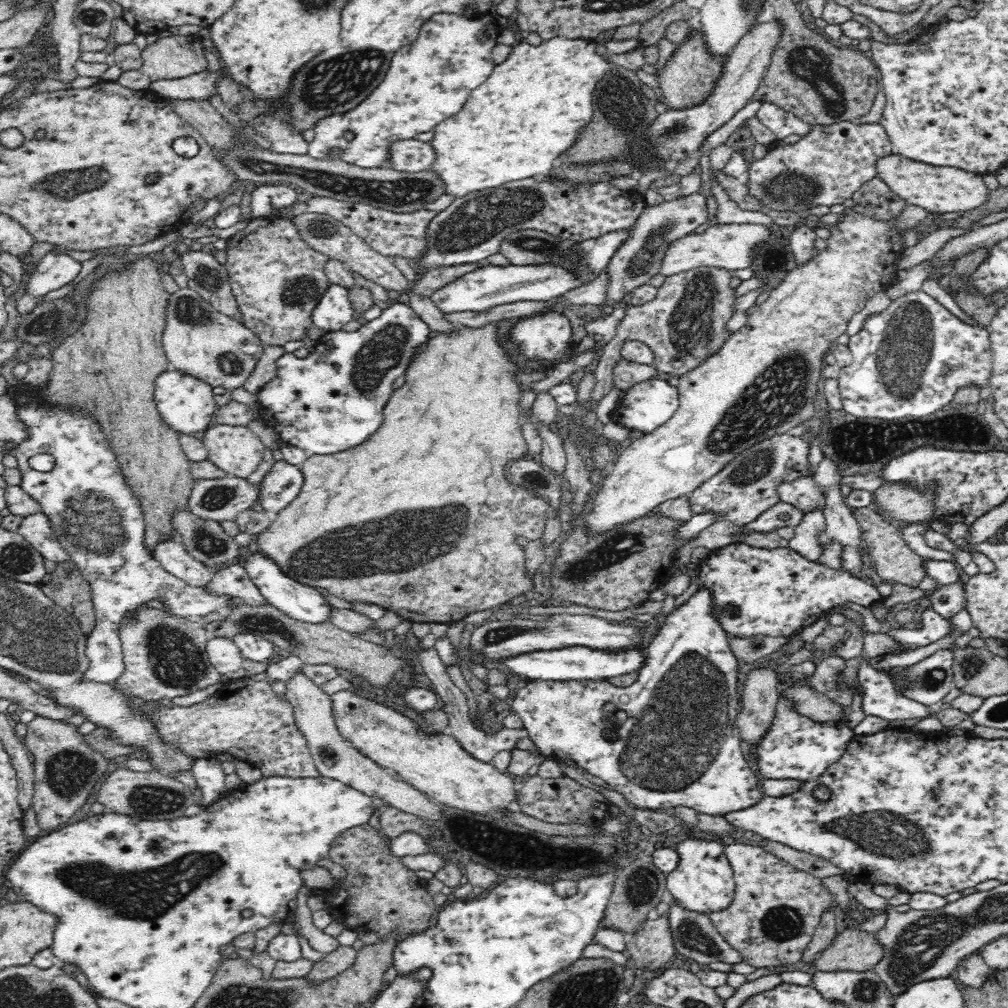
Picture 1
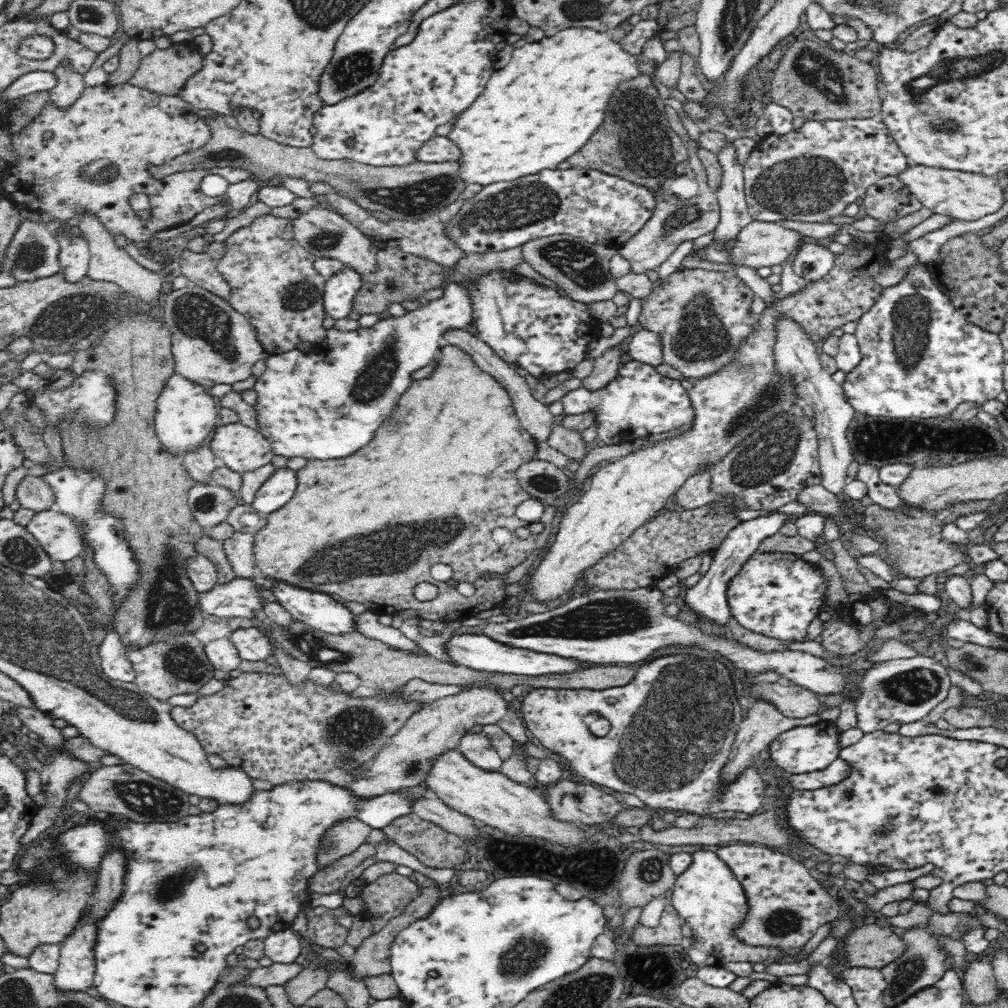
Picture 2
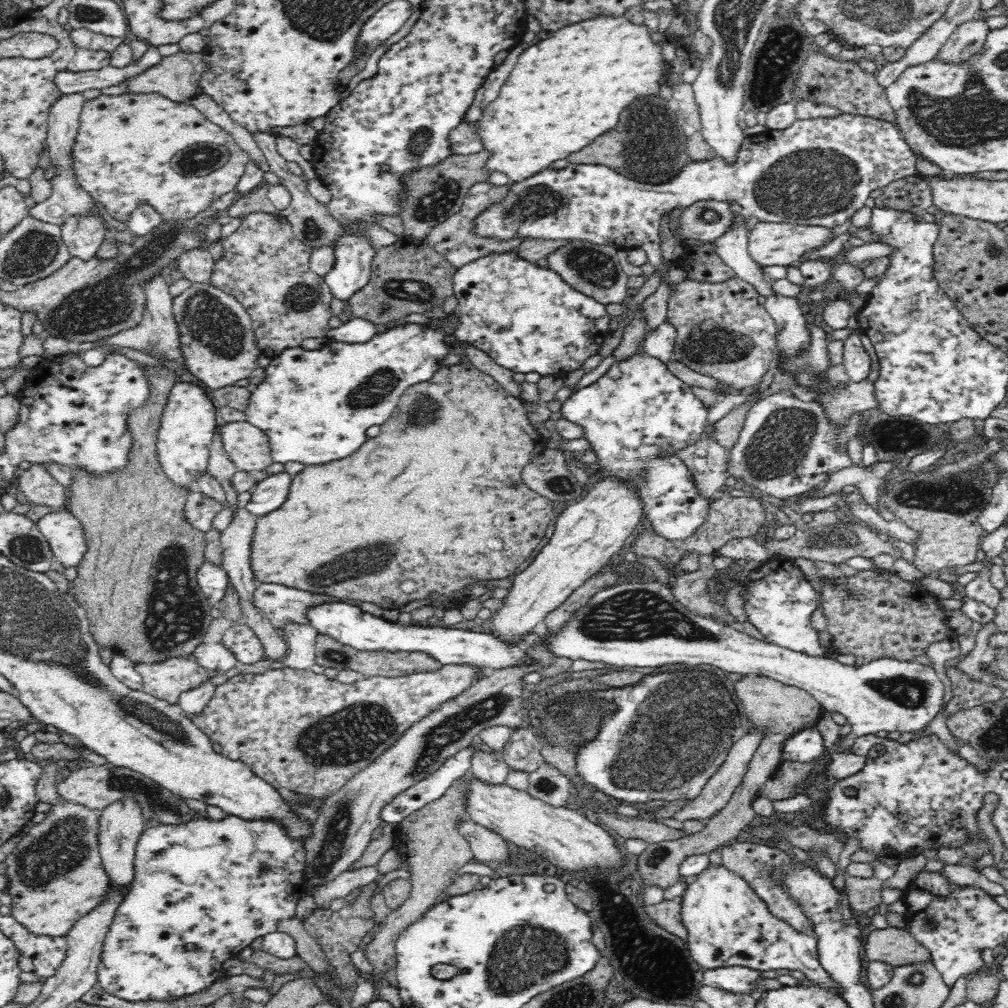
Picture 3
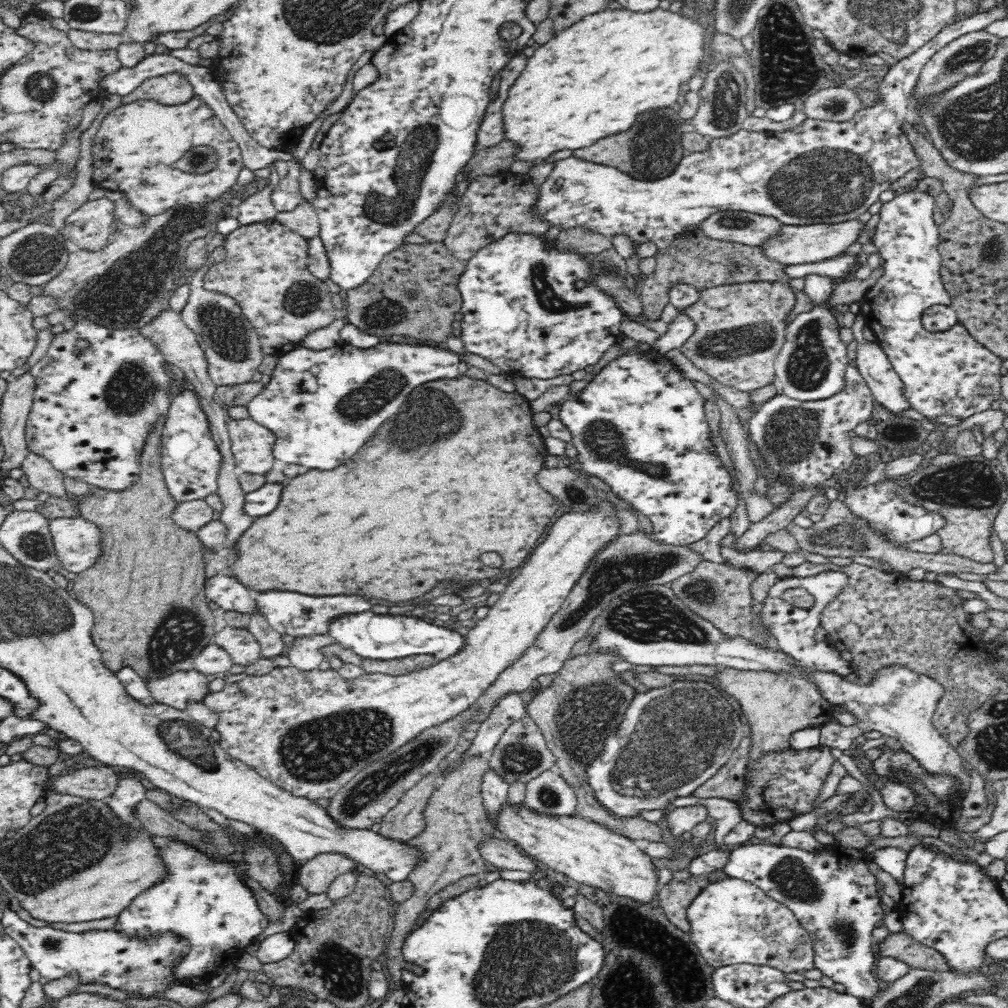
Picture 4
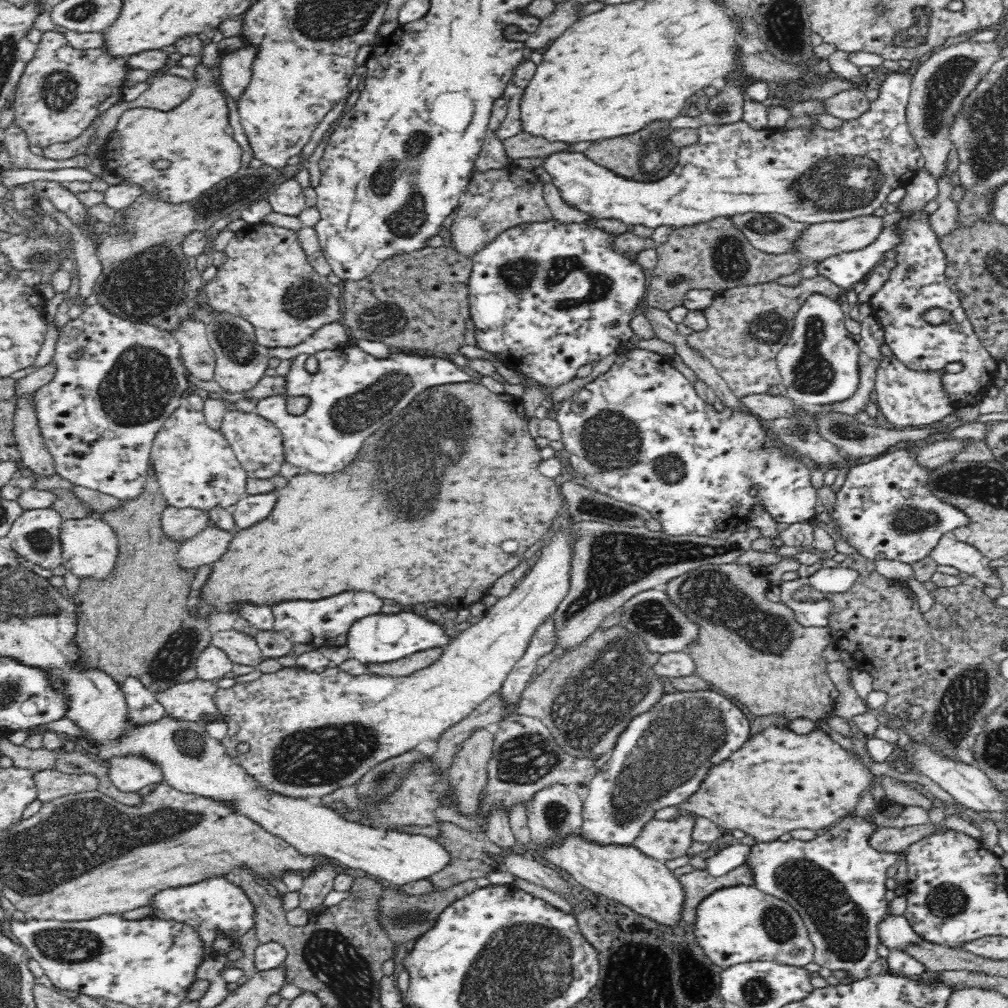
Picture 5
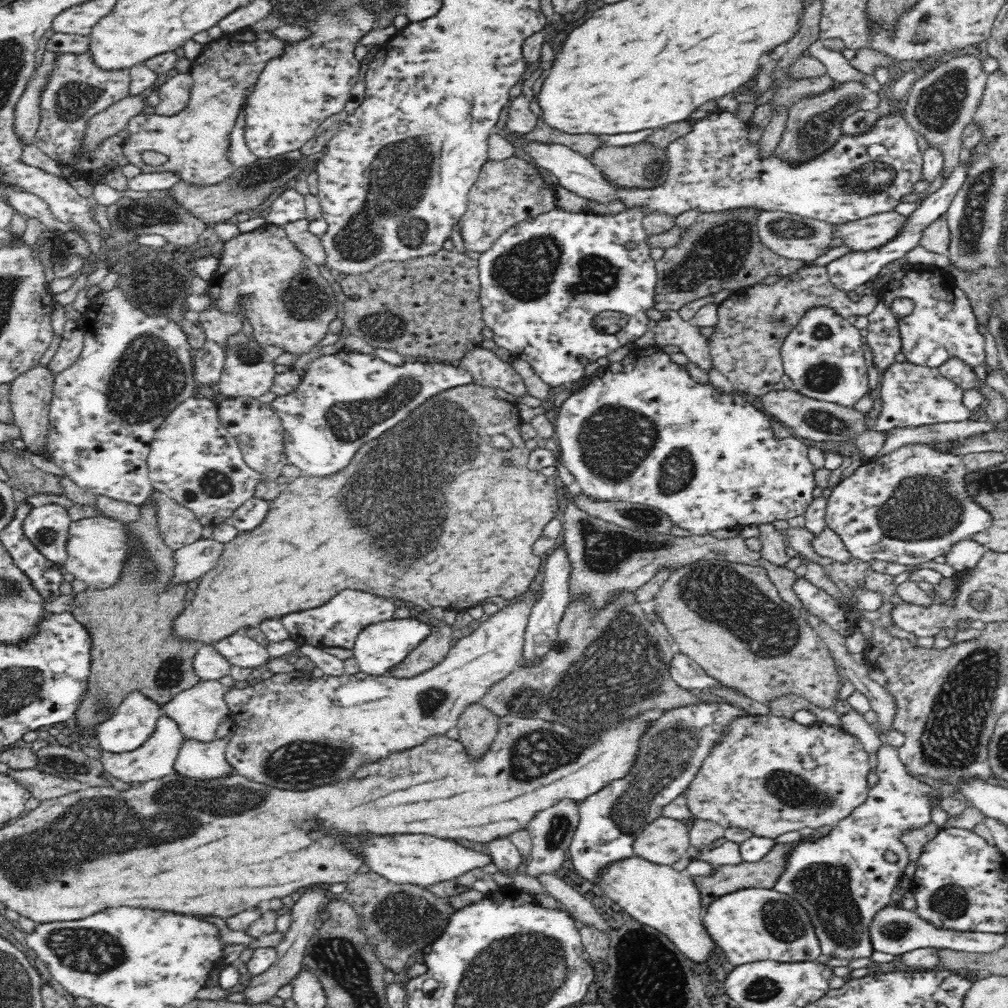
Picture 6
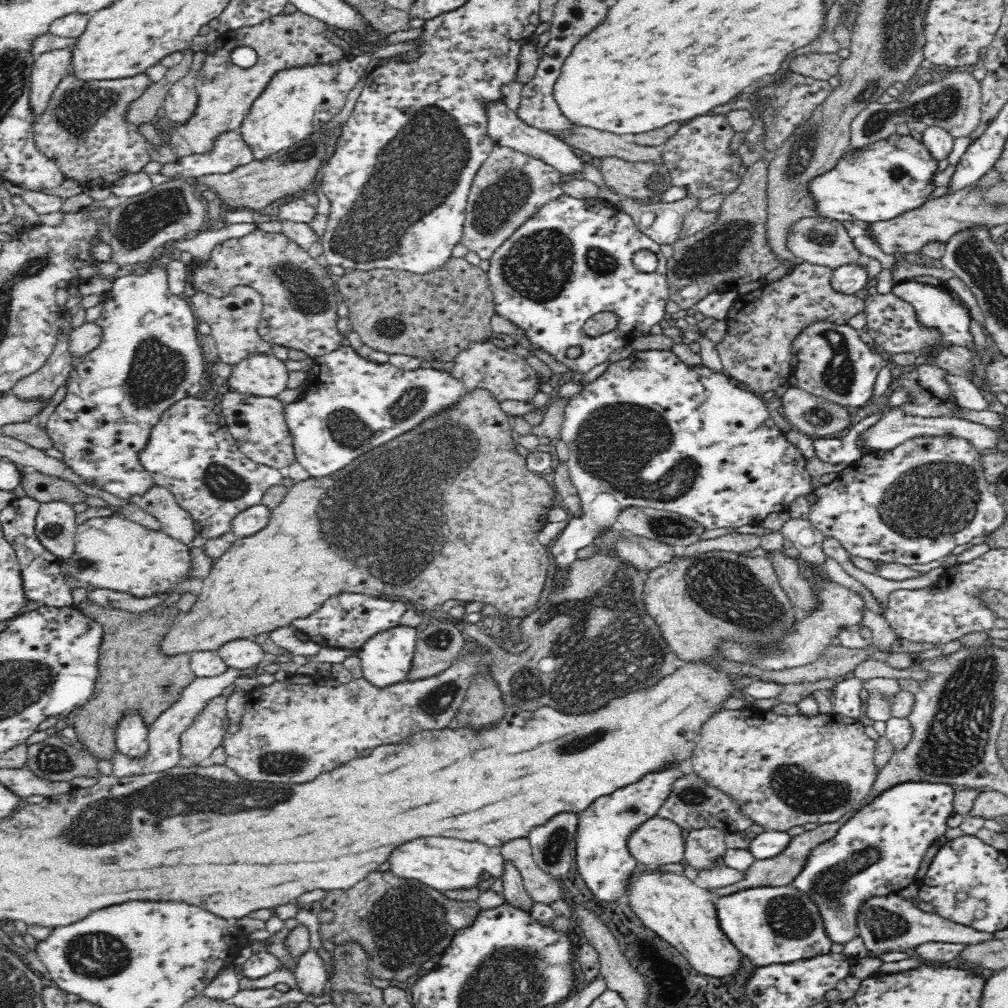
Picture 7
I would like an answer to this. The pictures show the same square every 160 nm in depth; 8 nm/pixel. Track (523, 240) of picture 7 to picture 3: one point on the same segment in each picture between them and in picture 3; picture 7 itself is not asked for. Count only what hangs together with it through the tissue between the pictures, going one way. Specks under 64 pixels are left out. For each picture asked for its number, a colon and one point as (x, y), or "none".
3: (526, 318)
4: (532, 308)
5: (547, 298)
6: (542, 282)

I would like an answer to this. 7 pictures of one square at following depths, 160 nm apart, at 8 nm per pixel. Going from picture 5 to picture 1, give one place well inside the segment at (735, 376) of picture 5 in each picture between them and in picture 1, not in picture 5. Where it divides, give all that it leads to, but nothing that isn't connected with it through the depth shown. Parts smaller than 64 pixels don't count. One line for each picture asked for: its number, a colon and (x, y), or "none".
1: (684, 324)
2: (704, 317)
3: (723, 331)
4: (740, 329)

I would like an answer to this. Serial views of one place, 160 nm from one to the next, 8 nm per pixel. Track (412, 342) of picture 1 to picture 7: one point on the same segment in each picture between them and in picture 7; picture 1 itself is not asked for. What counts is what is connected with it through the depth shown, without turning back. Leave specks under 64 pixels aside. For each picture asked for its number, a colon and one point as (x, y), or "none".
2: (325, 403)
3: (315, 406)
4: (356, 389)
5: (353, 394)
6: (346, 399)
7: (350, 405)

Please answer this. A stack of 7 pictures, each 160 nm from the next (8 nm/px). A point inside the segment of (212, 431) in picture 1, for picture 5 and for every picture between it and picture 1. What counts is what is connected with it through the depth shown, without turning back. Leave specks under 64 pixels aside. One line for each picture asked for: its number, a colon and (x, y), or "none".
2: (237, 446)
3: (248, 446)
4: (252, 445)
5: (258, 443)

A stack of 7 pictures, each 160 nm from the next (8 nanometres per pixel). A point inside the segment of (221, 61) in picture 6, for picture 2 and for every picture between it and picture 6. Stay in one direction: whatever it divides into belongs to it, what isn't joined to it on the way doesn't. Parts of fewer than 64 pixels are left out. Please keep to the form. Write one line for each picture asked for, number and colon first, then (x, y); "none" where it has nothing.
2: (100, 154)
3: (122, 153)
4: (135, 146)
5: (197, 138)

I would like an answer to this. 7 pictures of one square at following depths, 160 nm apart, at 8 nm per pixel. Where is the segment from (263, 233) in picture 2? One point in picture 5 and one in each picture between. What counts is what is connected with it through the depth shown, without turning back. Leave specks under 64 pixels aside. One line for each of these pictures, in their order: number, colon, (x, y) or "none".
3: (265, 266)
4: (266, 272)
5: (267, 280)

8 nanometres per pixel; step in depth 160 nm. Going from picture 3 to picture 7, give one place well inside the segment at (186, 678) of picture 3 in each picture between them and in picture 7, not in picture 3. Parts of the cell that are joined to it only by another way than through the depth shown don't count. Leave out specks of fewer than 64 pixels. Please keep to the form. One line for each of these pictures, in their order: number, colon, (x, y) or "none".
4: (177, 691)
5: (193, 701)
6: (199, 710)
7: (206, 733)

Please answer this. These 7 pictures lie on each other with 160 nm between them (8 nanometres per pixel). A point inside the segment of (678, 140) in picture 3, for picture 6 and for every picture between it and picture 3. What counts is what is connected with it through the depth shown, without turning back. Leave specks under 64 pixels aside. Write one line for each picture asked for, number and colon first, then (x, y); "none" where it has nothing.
4: (650, 151)
5: (645, 156)
6: (642, 167)

